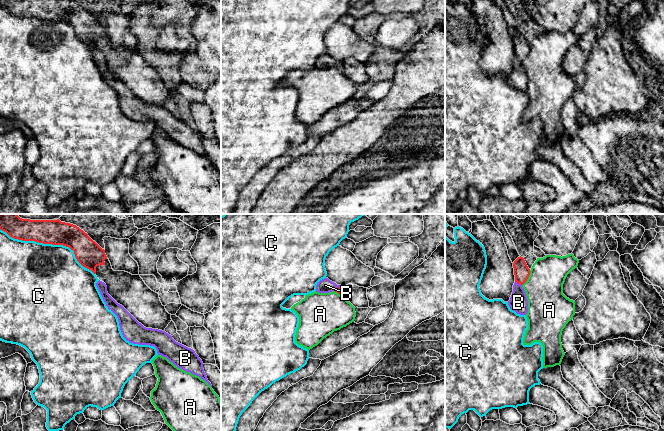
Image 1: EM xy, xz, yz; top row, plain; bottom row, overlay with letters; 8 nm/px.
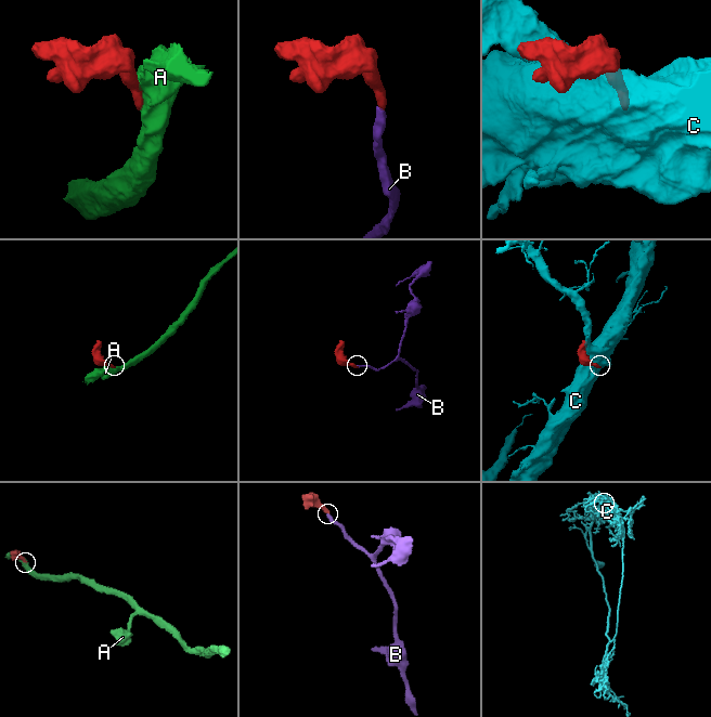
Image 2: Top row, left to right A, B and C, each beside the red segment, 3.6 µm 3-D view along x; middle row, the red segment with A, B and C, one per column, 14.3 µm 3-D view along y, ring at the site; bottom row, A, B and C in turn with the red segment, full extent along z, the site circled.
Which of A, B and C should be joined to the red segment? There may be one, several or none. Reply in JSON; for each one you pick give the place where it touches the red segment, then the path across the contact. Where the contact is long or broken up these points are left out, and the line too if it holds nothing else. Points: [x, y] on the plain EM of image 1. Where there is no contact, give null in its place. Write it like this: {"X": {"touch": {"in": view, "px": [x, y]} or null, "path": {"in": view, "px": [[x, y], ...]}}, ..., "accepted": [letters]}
{"B": {"touch": {"in": "yz", "px": [518, 58]}, "path": {"in": "yz", "px": [[521, 47], [521, 53], [518, 58], [518, 78]]}}, "accepted": ["B"]}

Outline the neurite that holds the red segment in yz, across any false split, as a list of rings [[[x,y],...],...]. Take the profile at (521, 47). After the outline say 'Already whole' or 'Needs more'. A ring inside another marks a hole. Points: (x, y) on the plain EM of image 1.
[[[521,32],[514,37],[513,44],[515,59],[513,61],[513,68],[508,77],[508,81],[510,85],[517,90],[526,91],[528,88],[528,75],[522,61],[527,57],[530,51],[530,45],[524,34]]]. Needs more

